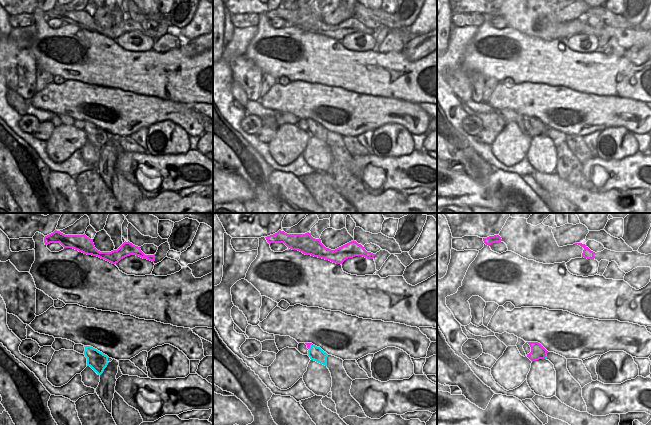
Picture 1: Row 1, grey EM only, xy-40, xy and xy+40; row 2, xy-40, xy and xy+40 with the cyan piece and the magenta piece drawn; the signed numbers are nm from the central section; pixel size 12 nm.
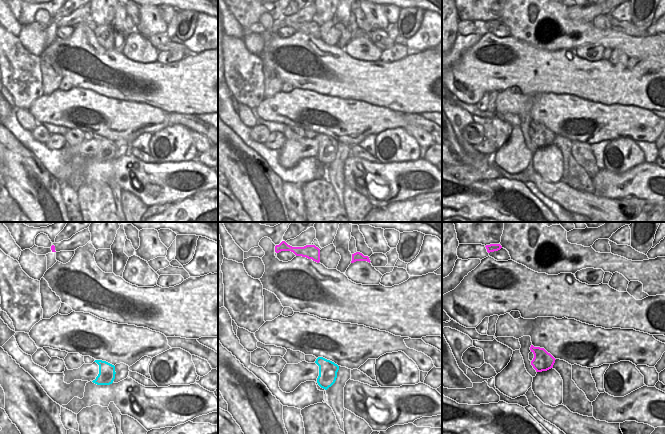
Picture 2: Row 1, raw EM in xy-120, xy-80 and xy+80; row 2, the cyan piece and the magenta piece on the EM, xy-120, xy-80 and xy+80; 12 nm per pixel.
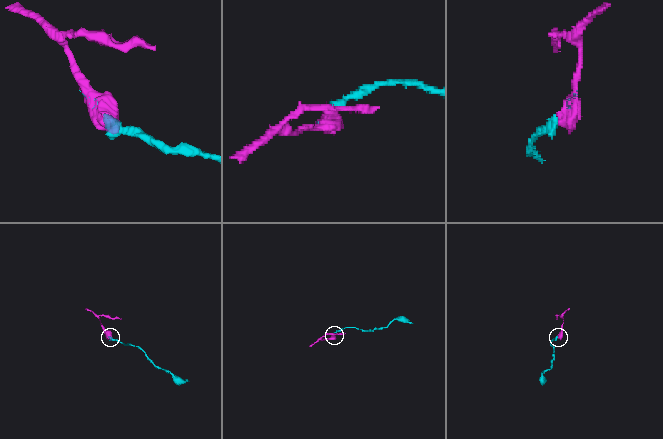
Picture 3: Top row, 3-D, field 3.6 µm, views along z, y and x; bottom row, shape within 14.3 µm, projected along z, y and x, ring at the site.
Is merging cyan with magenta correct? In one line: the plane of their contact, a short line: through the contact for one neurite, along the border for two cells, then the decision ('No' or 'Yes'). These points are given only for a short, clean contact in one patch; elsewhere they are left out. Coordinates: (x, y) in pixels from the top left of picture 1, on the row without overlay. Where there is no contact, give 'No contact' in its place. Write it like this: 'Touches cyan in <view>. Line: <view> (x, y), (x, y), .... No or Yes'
Touches cyan in xy. No

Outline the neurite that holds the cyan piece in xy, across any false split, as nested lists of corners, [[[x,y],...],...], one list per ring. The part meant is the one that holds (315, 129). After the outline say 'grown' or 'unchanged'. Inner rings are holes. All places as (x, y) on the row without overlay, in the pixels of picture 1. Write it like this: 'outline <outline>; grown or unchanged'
outline [[[311,120],[308,126],[308,132],[311,136],[327,142],[328,130],[324,128],[320,123]]]; unchanged

